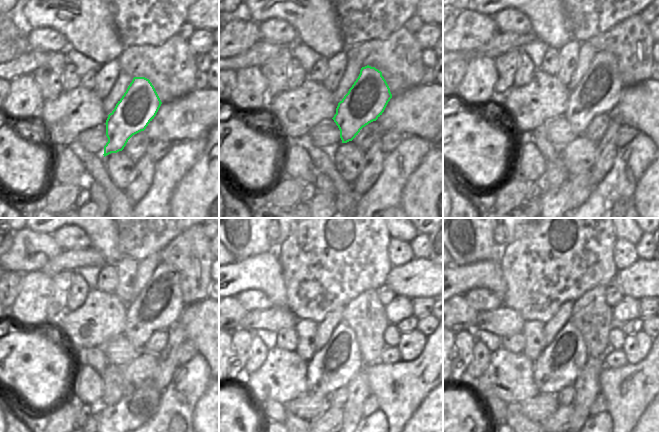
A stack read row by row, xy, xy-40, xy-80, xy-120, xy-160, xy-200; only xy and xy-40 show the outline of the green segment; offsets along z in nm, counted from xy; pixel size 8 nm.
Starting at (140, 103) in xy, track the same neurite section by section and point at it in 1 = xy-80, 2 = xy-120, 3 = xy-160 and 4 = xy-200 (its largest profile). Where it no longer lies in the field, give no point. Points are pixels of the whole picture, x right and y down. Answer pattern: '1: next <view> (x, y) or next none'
1: next xy-80 (597, 93)
2: next xy-120 (154, 304)
3: next xy-160 (333, 366)
4: next xy-200 (559, 364)

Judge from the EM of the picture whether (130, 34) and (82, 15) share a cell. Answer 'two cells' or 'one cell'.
two cells

